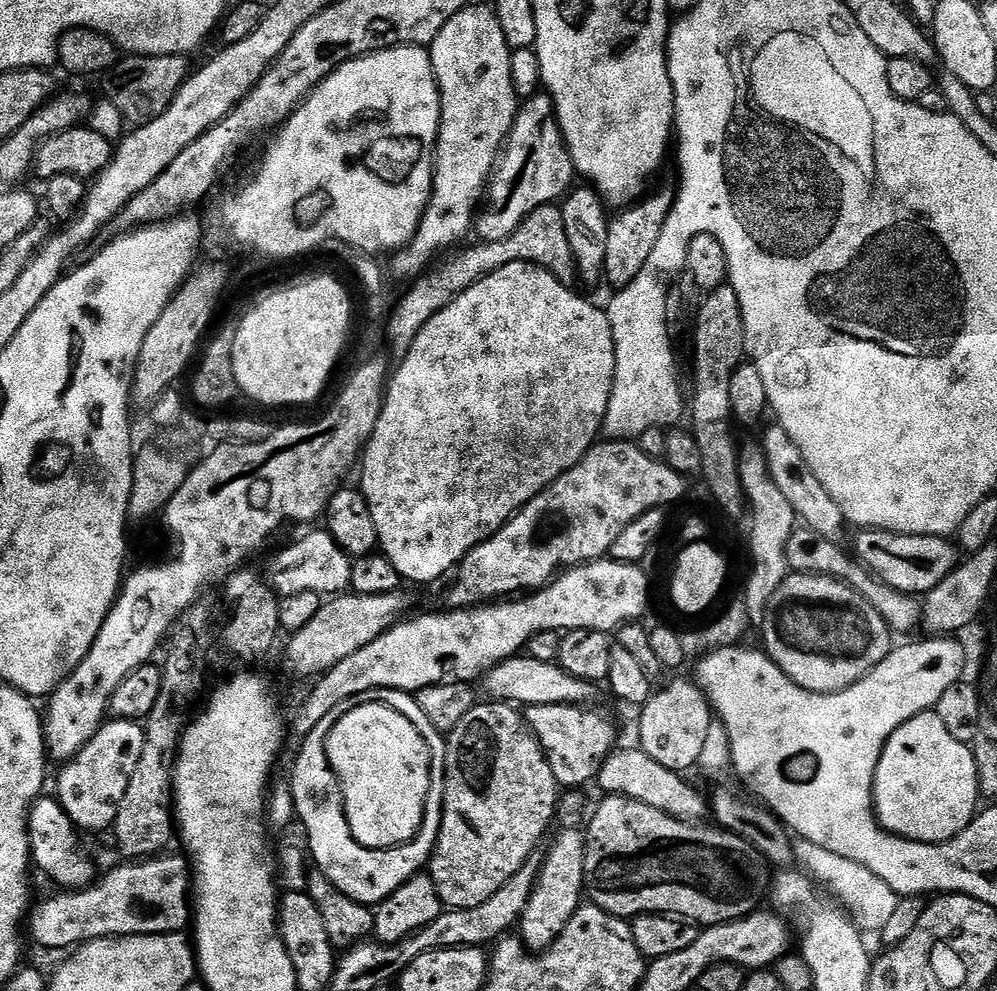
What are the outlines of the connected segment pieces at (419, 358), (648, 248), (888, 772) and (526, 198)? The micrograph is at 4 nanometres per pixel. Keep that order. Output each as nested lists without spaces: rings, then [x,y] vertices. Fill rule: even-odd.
[[[514,262],[494,270],[482,278],[470,290],[458,294],[446,310],[434,314],[426,326],[414,338],[410,350],[395,365],[384,393],[384,405],[378,414],[378,422],[372,437],[364,446],[362,467],[359,469],[359,487],[374,514],[374,526],[378,530],[379,551],[398,570],[401,581],[413,580],[416,584],[432,584],[451,573],[463,560],[464,555],[474,550],[484,540],[493,536],[500,527],[511,520],[542,490],[546,490],[566,470],[570,470],[597,443],[604,426],[604,415],[610,402],[616,369],[614,334],[610,330],[610,318],[603,307],[591,304],[584,296],[572,292],[569,285],[558,282],[554,274],[532,264]]]
[[[656,192],[645,195],[627,208],[617,211],[608,221],[606,234],[606,254],[604,255],[603,279],[608,279],[612,290],[628,290],[640,276],[640,271],[648,264],[648,259],[658,252],[662,226],[672,209],[674,196],[669,192]]]
[[[929,710],[910,718],[886,742],[876,767],[876,777],[872,783],[872,802],[876,809],[876,819],[885,832],[893,832],[907,840],[917,840],[920,844],[941,844],[957,836],[977,815],[976,800],[981,799],[978,790],[978,770],[974,754],[969,745],[958,742],[942,718]]]
[[[537,94],[527,97],[519,105],[516,121],[510,130],[508,139],[502,149],[502,158],[496,161],[492,170],[492,179],[488,182],[486,195],[474,217],[474,232],[481,241],[498,242],[510,234],[528,215],[543,204],[556,204],[573,187],[574,169],[568,156],[568,148],[564,145],[564,135],[556,125],[556,117],[552,106],[552,97],[547,94]]]

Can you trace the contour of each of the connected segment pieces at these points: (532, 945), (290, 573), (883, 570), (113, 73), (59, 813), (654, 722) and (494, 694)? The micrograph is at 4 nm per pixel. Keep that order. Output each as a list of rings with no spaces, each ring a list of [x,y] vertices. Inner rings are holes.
[[[564,828],[552,840],[548,853],[543,853],[540,873],[532,887],[526,910],[520,915],[518,935],[525,948],[533,954],[546,951],[560,937],[562,930],[582,907],[584,867],[586,866],[585,833],[576,828]]]
[[[327,530],[308,532],[301,540],[284,548],[268,564],[267,583],[277,597],[289,596],[302,590],[317,592],[322,598],[331,598],[349,591],[352,560],[334,542]]]
[[[865,528],[855,534],[856,541],[851,548],[855,559],[886,586],[917,598],[932,592],[958,563],[957,545],[943,536],[903,536],[901,532],[881,532],[874,528]]]
[[[125,55],[110,71],[102,77],[104,92],[108,100],[129,120],[129,125],[139,126],[154,122],[162,114],[166,114],[168,107],[176,96],[166,96],[170,88],[184,85],[190,75],[188,68],[189,57],[183,56],[134,56]]]
[[[41,795],[28,811],[28,837],[32,847],[32,864],[40,867],[60,890],[87,888],[97,879],[98,871],[84,852],[76,849],[78,829],[71,818],[62,810],[60,801],[51,795]]]
[[[695,679],[672,680],[661,692],[660,689],[653,691],[652,697],[642,705],[639,712],[638,746],[643,752],[650,754],[654,762],[666,766],[666,770],[684,774],[687,773],[687,768],[697,767],[714,713],[707,696]]]
[[[517,654],[501,664],[496,664],[482,677],[485,697],[496,702],[511,702],[516,706],[550,706],[551,704],[589,703],[593,685],[586,680],[574,678],[574,674],[566,674],[559,663],[536,661],[529,654]]]

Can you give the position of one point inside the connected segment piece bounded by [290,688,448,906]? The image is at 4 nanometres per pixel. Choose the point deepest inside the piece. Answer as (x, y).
(369, 875)

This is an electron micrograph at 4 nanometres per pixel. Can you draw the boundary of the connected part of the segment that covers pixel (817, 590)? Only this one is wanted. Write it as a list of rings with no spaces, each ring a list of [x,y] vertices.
[[[792,572],[778,586],[778,590],[774,590],[774,596],[770,598],[764,615],[762,631],[763,651],[794,683],[811,692],[846,690],[851,684],[870,674],[870,670],[874,670],[878,662],[886,659],[894,647],[892,629],[884,621],[882,614],[878,614],[878,610],[874,610],[874,606],[870,606],[870,602],[862,598],[862,594],[855,592],[844,581],[835,580],[833,576],[815,576],[801,572]]]

